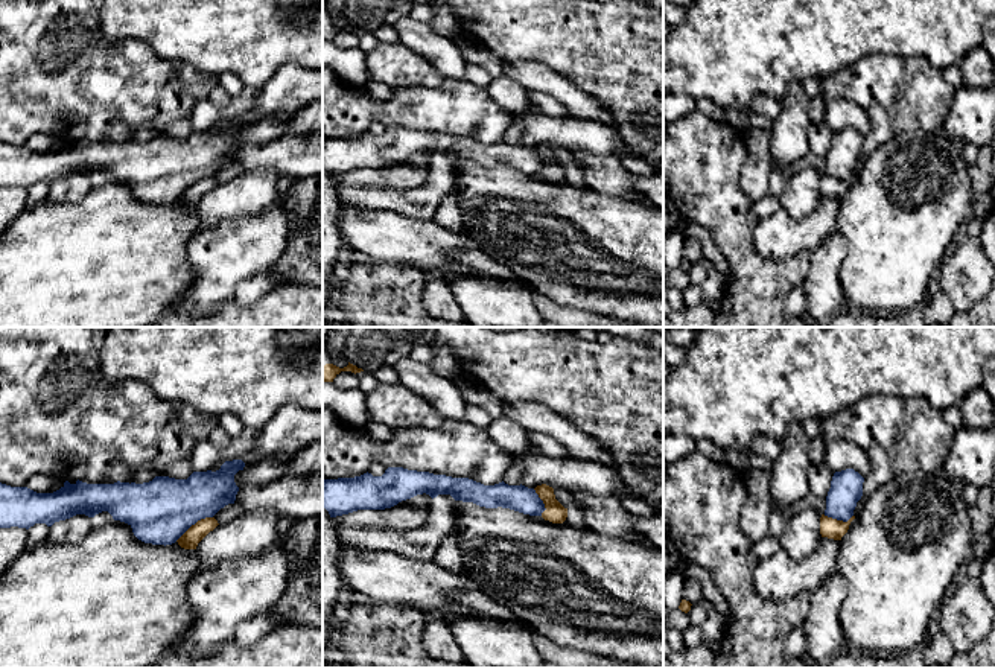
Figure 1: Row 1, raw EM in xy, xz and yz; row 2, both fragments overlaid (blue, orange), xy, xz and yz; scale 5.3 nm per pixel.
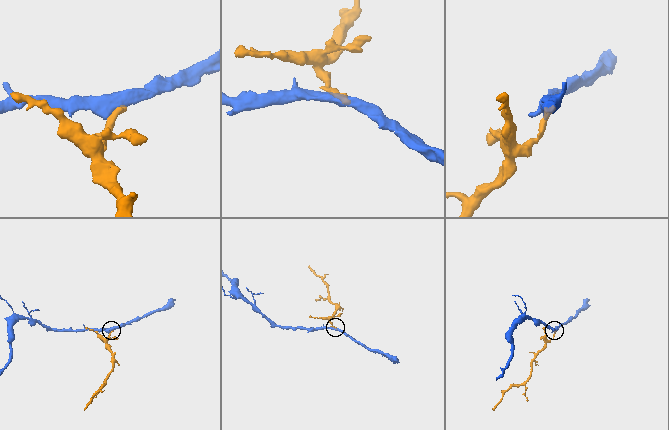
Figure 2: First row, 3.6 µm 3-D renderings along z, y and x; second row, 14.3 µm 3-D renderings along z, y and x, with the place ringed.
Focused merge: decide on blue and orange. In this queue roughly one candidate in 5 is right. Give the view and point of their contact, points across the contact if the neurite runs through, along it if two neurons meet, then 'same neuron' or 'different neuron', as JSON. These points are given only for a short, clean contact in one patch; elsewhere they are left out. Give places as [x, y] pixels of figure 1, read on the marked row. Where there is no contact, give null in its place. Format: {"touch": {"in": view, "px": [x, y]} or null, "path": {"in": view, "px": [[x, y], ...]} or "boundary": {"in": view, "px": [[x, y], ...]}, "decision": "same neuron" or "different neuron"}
{"touch": {"in": "xy", "px": [193, 524]}, "boundary": {"in": "xy", "px": [[212, 516], [198, 519], [175, 540]]}, "decision": "different neuron"}

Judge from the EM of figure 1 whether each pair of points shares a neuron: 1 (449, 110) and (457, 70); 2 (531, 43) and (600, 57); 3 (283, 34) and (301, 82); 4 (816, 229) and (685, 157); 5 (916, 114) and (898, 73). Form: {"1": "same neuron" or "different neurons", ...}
{"1": "different neurons", "2": "same neuron", "3": "different neurons", "4": "different neurons", "5": "same neuron"}

